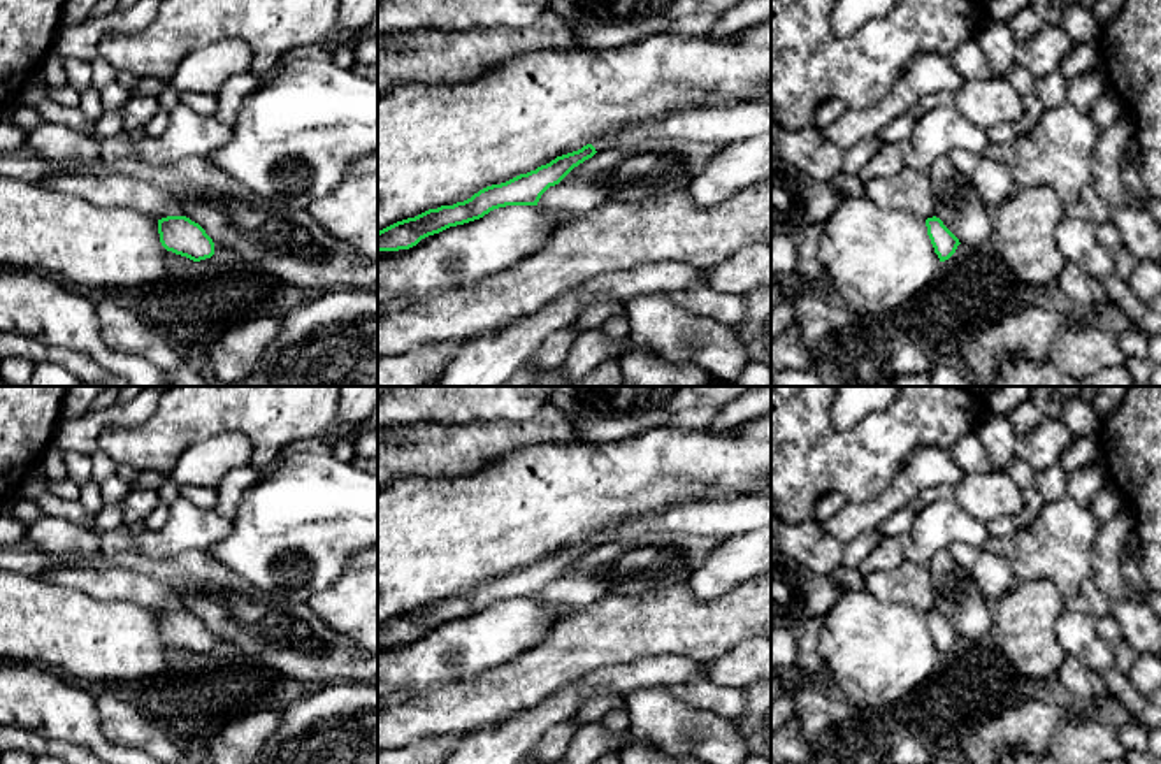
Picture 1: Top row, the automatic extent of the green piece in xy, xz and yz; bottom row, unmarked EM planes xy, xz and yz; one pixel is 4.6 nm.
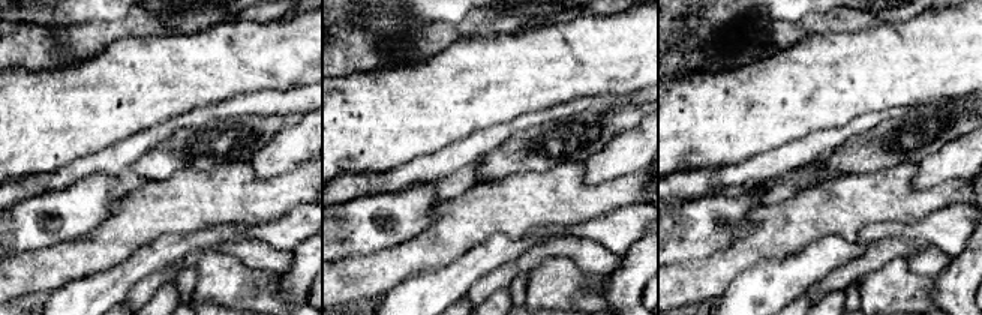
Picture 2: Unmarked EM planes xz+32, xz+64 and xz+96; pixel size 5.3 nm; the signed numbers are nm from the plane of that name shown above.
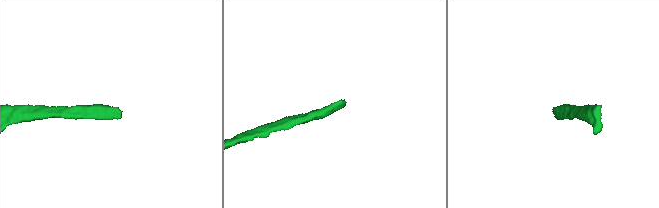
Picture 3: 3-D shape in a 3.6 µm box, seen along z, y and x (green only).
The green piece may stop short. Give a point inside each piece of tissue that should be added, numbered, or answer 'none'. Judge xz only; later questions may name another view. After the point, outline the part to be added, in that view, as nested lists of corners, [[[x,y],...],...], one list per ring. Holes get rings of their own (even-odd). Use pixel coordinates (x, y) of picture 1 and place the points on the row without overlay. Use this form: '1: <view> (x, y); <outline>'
1: xz (715, 518); [[[771,492],[727,501],[671,506],[662,513],[624,522],[592,536],[597,546],[631,543],[646,532],[685,532],[727,539],[771,523]]]

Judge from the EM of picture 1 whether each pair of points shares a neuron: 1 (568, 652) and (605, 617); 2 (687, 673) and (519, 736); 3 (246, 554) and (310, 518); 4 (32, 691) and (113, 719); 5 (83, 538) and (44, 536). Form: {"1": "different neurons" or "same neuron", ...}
{"1": "same neuron", "2": "same neuron", "3": "same neuron", "4": "different neurons", "5": "same neuron"}

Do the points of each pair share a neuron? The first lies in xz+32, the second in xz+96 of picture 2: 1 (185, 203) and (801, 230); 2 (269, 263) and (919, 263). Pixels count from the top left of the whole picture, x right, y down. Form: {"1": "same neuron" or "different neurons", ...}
{"1": "same neuron", "2": "same neuron"}

